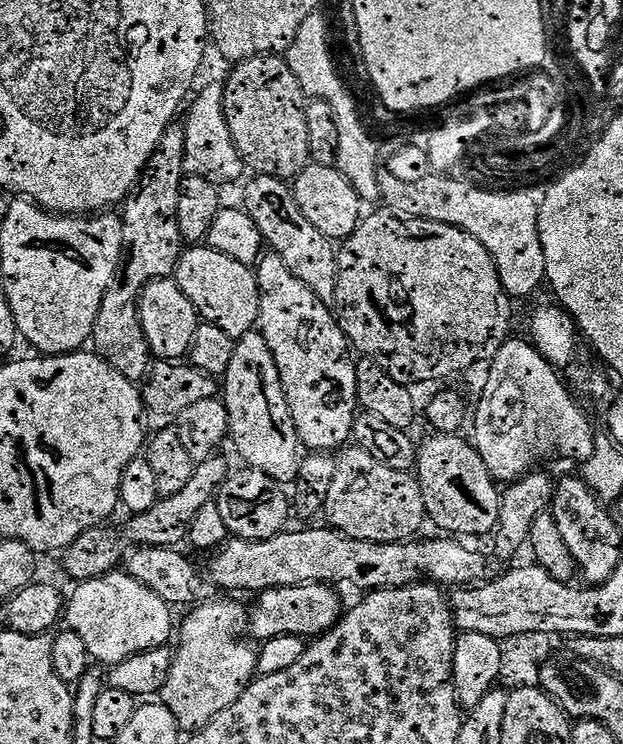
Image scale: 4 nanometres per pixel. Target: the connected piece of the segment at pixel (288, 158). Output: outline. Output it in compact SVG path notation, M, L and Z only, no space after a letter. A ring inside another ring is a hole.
M280 54L239 61L223 85L225 121L240 160L253 173L291 181L310 160L308 127L299 82Z

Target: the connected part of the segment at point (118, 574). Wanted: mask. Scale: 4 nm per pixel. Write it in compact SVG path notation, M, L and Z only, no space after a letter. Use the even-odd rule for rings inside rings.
M113 570L96 579L81 581L74 587L76 588L72 600L70 598L70 608L76 611L76 621L70 624L70 628L82 638L88 655L93 661L96 659L105 666L111 666L140 652L165 647L171 632L173 635L174 624L172 628L167 603L124 570Z

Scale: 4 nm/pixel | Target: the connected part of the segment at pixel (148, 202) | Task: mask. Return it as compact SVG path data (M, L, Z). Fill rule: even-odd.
M165 139L147 162L137 186L125 199L120 226L123 270L107 288L99 316L92 327L93 349L97 353L108 354L109 361L133 382L143 379L150 368L148 343L140 328L136 307L139 292L150 281L171 277L182 251L182 237L175 214L183 177L183 145L179 141Z

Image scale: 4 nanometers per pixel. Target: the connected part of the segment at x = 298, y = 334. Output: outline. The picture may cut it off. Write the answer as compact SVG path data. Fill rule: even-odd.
M267 258L261 259L256 272L256 283L260 286L260 318L258 331L268 344L274 362L278 366L280 385L284 388L284 397L296 427L297 437L304 432L334 432L336 440L321 442L318 436L310 438L301 444L312 452L332 452L343 447L352 436L352 426L358 415L356 399L356 364L348 361L350 345L348 337L339 326L333 309L325 301L318 299L285 264L273 262Z

